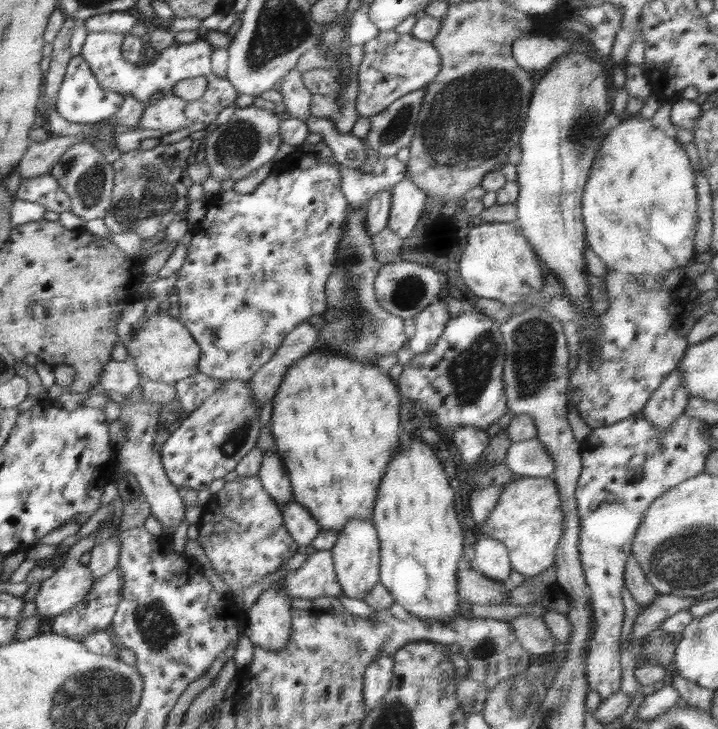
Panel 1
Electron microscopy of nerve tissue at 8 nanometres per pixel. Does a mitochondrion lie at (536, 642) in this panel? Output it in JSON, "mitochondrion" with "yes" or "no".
{"mitochondrion":"no"}

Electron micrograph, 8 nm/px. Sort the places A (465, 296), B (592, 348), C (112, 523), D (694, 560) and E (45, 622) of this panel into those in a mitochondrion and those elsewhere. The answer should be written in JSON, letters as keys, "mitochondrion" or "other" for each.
{"A":"other","B":"other","C":"other","D":"mitochondrion","E":"other"}

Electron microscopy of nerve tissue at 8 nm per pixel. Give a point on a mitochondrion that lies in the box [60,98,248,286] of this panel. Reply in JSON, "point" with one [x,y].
{"point":[151,191]}

